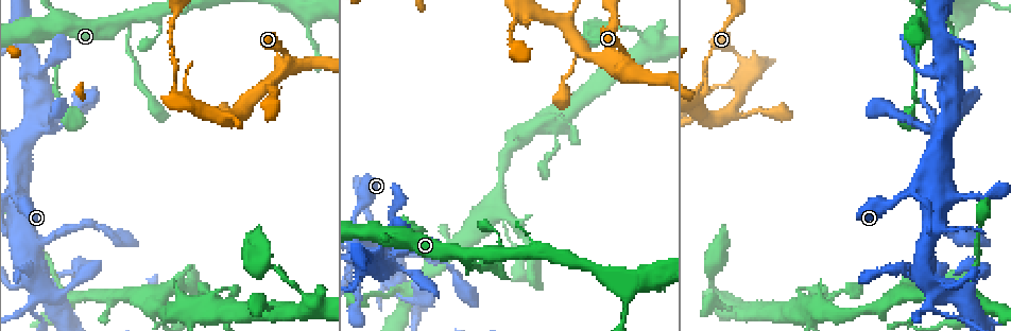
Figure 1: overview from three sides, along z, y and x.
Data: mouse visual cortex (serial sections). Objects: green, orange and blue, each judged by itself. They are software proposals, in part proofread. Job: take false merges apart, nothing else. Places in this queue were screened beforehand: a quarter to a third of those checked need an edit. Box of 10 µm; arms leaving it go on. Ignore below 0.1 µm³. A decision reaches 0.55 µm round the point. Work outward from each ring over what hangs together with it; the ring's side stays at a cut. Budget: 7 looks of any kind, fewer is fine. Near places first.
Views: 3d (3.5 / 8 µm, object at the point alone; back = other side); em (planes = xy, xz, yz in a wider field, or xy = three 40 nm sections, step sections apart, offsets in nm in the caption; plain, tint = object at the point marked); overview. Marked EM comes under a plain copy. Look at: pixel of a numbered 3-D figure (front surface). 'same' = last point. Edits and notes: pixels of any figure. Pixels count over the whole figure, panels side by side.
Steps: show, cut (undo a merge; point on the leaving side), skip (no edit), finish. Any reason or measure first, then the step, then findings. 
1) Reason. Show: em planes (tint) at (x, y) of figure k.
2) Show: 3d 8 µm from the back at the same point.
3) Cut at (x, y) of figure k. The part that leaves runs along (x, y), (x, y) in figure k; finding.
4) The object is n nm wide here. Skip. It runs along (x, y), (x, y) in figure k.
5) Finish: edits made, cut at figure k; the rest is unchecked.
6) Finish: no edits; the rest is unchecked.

Thin arm on a thick one. Show: 3d 3.5 µm at (119, 20) of figure 1.

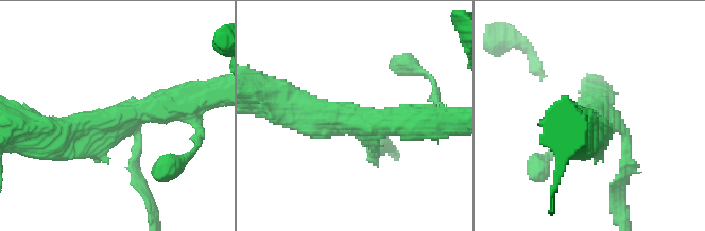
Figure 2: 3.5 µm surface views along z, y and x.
3 arms meet here; the arms are 150, 450, 500 nm wide; now the EM. Show: em planes (tint) at (122, 116) of figure 2.

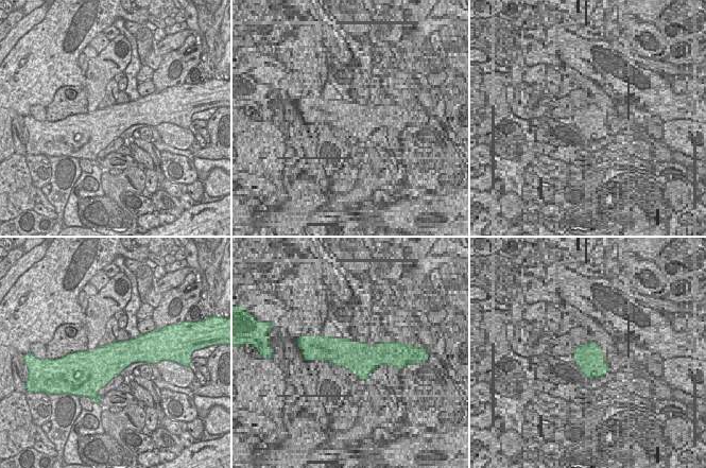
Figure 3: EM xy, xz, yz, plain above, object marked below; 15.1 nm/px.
Skip. It runs along (55, 141), (123, 114), (189, 102) in figure 2; continuous, no second cell.

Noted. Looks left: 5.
Looks like a crossing. Show: 3d 8 µm at (930, 130) of figure 1.

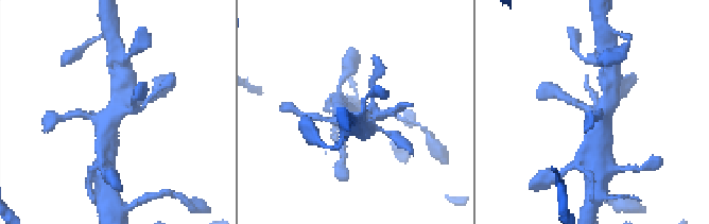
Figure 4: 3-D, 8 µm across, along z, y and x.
Show: 3d 3.5 µm at the same point.

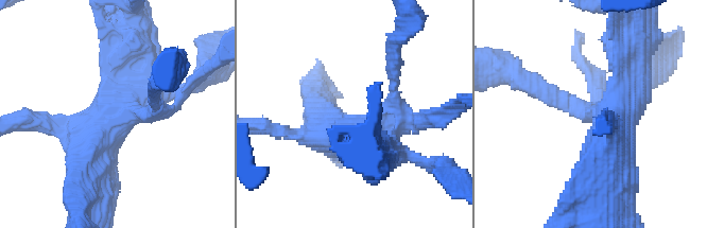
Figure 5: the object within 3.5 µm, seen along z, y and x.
Show: em xy step 2 (tint) at (135, 116) of figure 5.

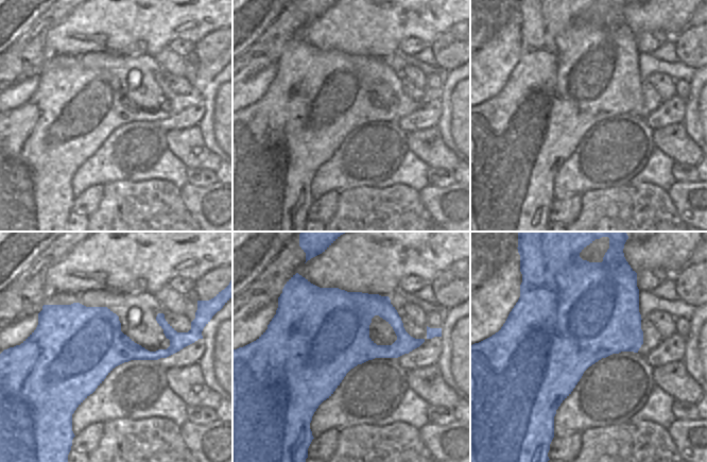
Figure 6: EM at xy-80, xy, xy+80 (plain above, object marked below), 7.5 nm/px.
The object is 700 nm wide here. Skip. It runs along (89, 154), (132, 91), (132, 27) in figure 5; one cell here.

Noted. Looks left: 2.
Finish: no edits; the rest is unchecked.

